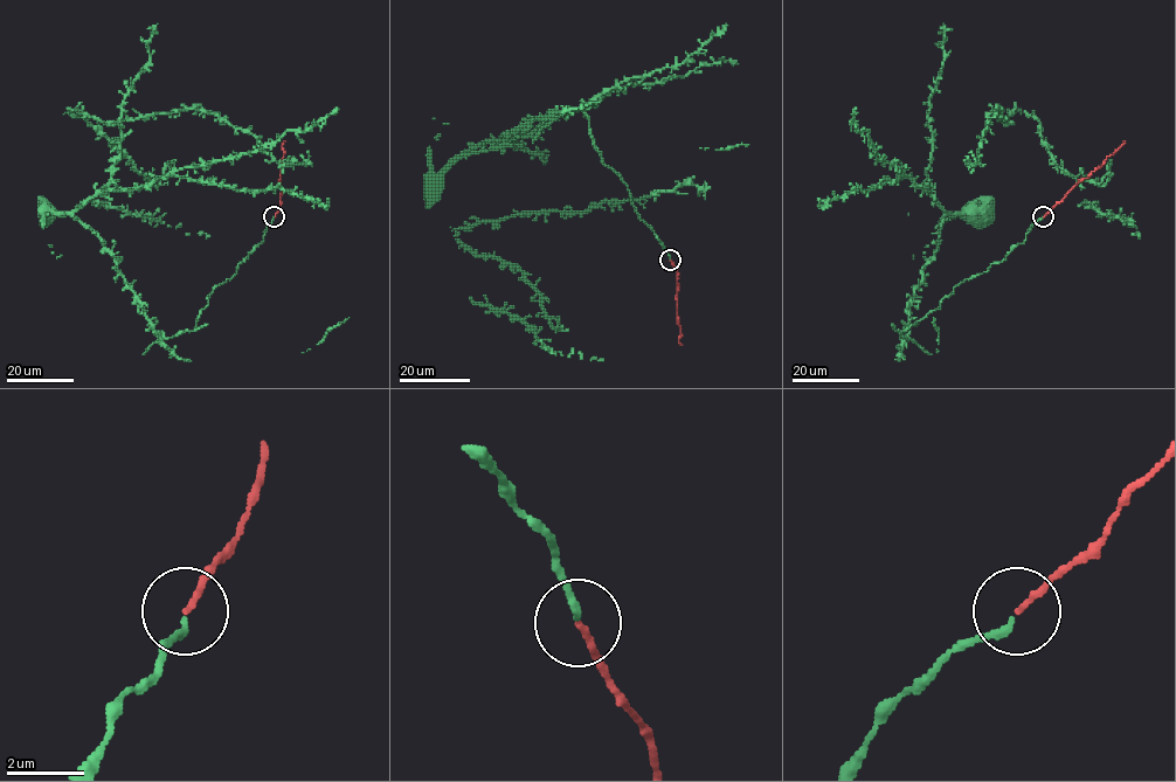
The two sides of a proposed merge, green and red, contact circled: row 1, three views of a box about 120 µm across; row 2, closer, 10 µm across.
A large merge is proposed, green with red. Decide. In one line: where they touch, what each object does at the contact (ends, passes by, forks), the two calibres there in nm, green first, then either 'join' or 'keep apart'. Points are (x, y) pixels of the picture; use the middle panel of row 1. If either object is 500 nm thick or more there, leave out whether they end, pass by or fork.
place (670, 260); green ends; red ends; calibres 180 and 140 nm; join

